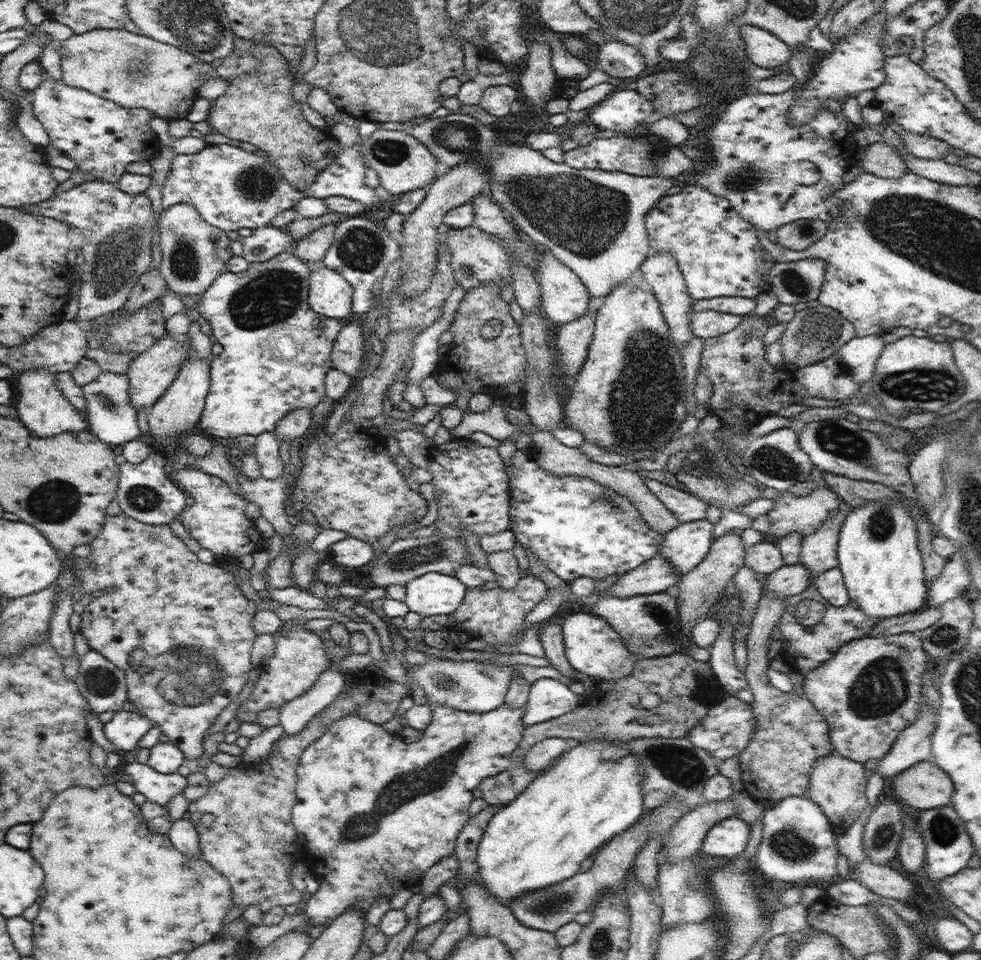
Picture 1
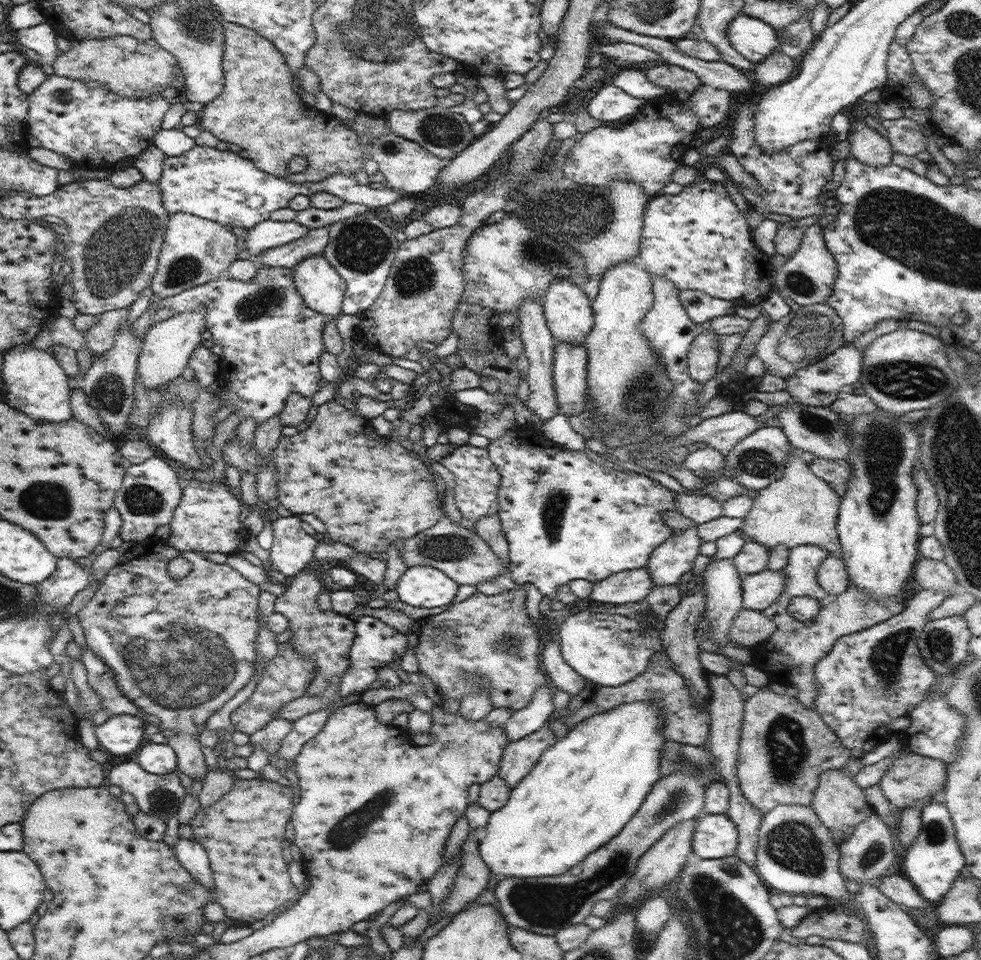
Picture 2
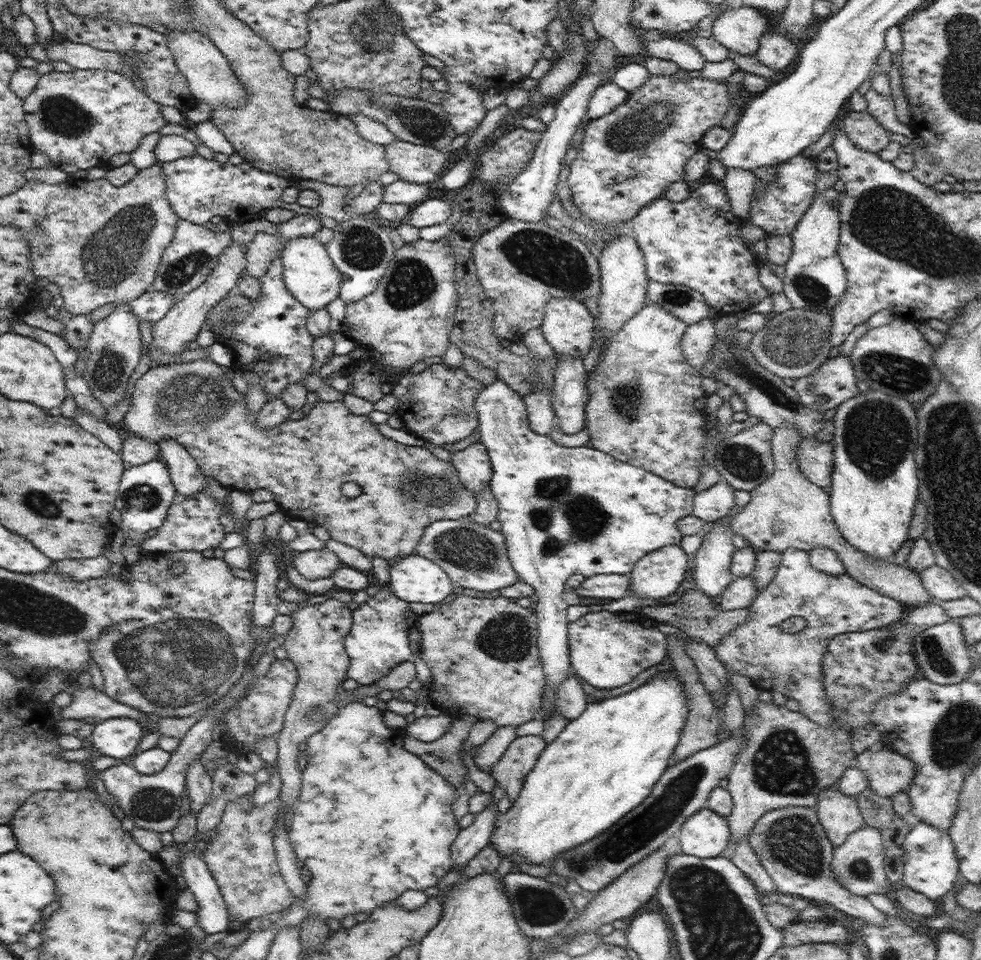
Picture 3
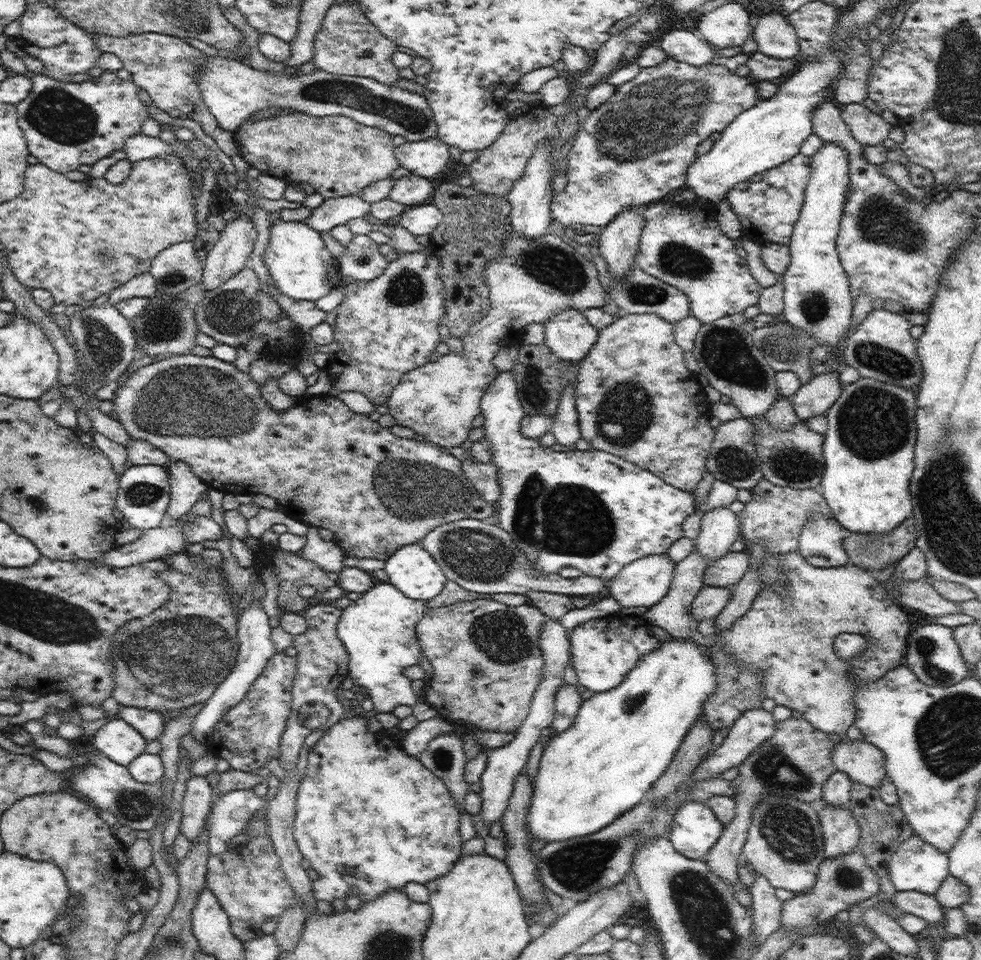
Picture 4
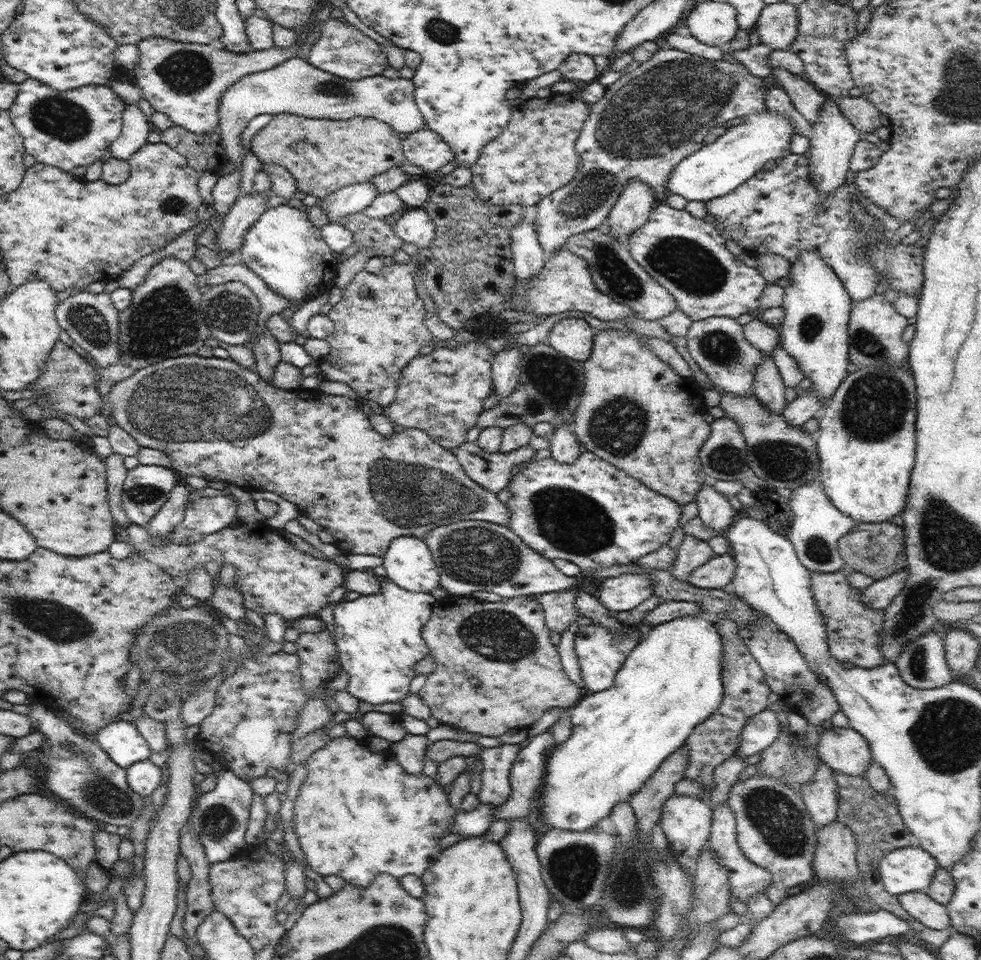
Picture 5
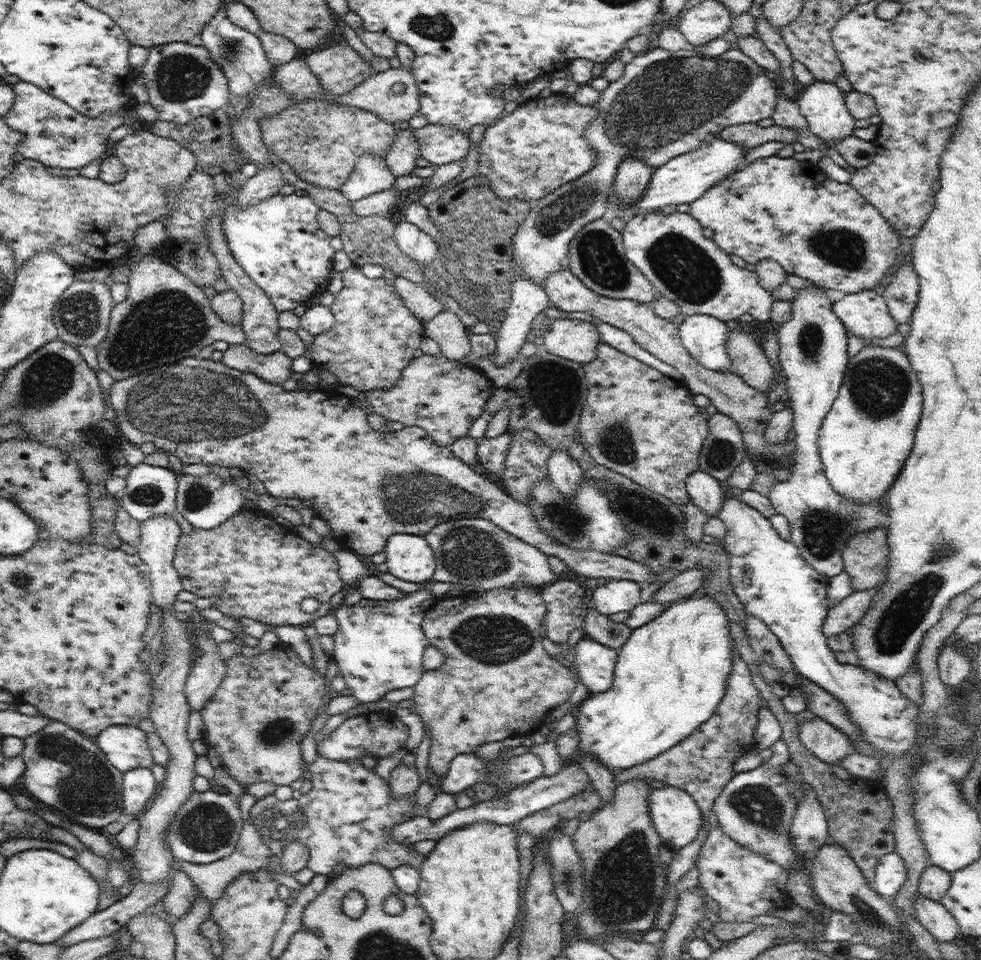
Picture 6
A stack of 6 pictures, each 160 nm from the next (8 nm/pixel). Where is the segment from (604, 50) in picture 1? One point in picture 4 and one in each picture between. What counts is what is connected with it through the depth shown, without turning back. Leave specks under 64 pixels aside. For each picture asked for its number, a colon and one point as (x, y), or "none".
2: (625, 54)
3: (684, 53)
4: (682, 45)

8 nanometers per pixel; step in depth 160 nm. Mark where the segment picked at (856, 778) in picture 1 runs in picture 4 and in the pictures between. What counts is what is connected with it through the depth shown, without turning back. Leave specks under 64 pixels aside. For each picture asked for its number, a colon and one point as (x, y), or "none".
2: (839, 801)
3: (839, 814)
4: (840, 830)

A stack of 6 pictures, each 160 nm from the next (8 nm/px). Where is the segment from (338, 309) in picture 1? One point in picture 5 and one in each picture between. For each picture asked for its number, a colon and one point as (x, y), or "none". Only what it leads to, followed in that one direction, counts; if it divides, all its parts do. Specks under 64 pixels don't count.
2: (322, 288)
3: (309, 273)
4: (302, 267)
5: (286, 250)

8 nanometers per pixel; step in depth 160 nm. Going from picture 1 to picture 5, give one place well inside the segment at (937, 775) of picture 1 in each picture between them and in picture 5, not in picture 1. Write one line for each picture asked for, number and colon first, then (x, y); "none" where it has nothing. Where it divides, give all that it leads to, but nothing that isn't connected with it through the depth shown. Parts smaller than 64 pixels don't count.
2: (912, 779)
3: (889, 773)
4: (863, 762)
5: (844, 749)

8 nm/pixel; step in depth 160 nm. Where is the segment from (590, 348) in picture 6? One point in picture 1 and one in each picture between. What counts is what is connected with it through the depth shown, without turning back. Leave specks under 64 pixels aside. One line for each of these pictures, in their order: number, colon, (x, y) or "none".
1: (564, 298)
2: (568, 311)
3: (569, 327)
4: (569, 335)
5: (572, 337)

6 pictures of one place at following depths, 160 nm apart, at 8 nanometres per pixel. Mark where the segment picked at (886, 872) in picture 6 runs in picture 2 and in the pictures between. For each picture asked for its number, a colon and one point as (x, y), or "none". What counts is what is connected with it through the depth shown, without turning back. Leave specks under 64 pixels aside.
2: (934, 860)
3: (931, 867)
4: (916, 866)
5: (904, 870)

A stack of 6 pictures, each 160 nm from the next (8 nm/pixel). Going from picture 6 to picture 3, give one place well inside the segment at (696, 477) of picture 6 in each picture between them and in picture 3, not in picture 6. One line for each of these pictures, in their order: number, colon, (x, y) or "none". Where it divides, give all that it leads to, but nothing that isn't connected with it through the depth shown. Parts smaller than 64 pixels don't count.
3: (712, 571)
4: (720, 528)
5: (715, 511)

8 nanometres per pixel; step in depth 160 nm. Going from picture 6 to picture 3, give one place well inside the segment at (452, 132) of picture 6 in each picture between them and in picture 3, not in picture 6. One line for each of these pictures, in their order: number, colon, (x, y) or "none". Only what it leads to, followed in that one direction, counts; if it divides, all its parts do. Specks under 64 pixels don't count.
3: (414, 163)
4: (428, 158)
5: (426, 149)

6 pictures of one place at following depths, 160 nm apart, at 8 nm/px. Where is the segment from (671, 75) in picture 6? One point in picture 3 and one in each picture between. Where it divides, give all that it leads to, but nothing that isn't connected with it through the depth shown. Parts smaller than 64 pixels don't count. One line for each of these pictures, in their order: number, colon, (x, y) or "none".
3: (628, 158)
4: (637, 147)
5: (648, 122)

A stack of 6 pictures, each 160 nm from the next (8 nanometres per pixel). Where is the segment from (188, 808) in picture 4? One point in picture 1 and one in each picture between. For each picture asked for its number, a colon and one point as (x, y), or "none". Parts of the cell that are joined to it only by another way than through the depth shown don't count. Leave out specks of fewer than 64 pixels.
1: (181, 630)
2: (185, 660)
3: (198, 781)

